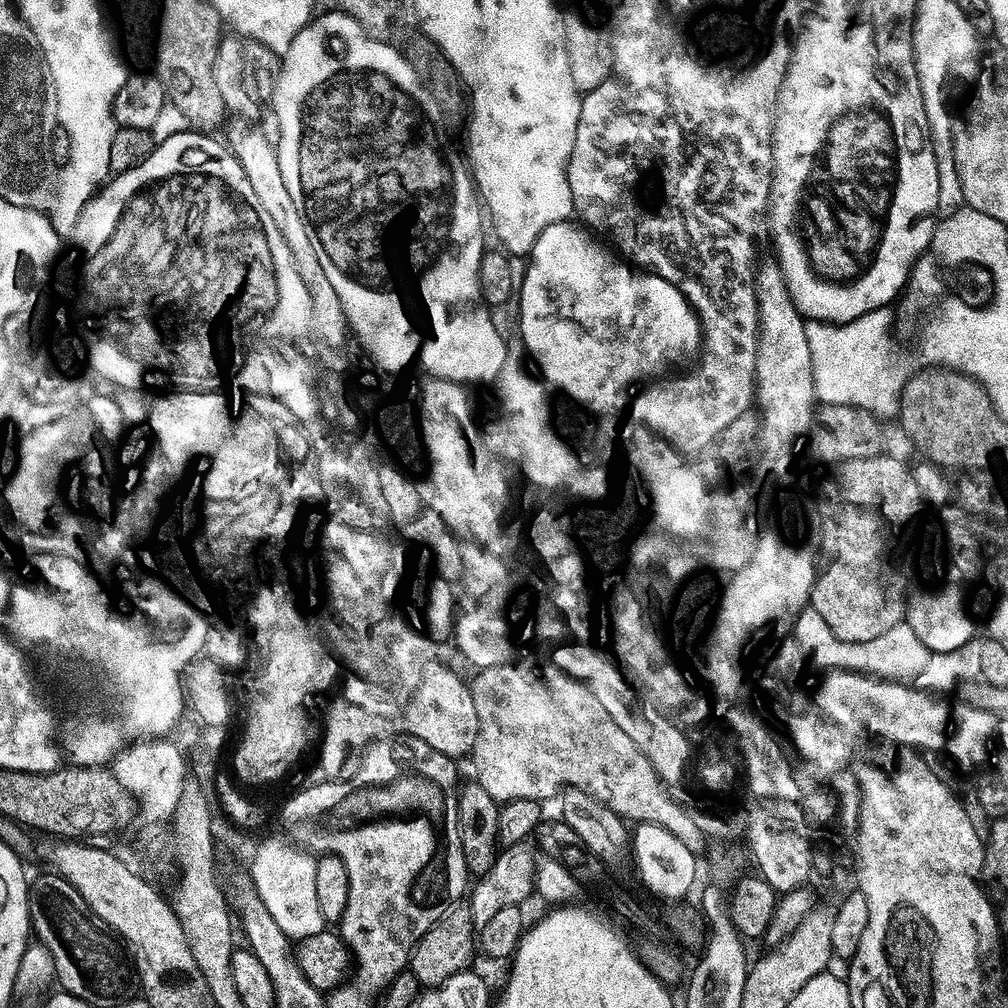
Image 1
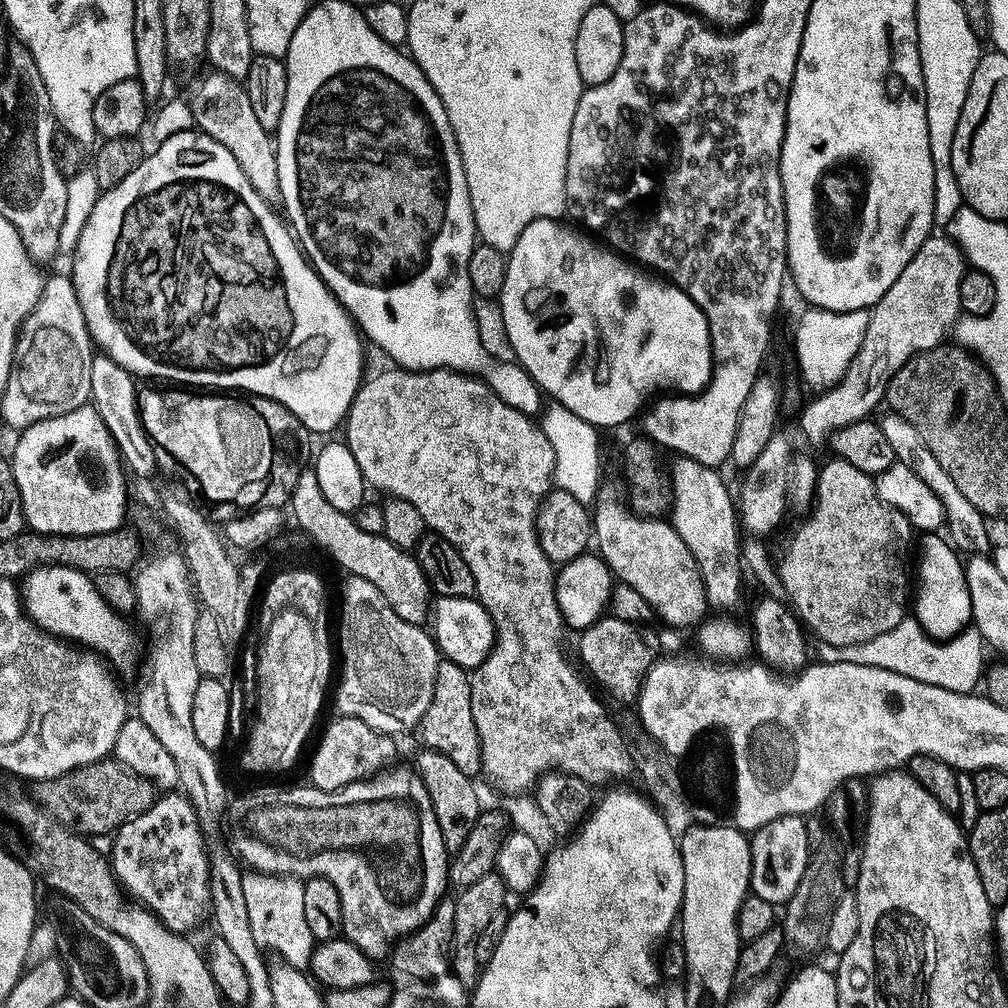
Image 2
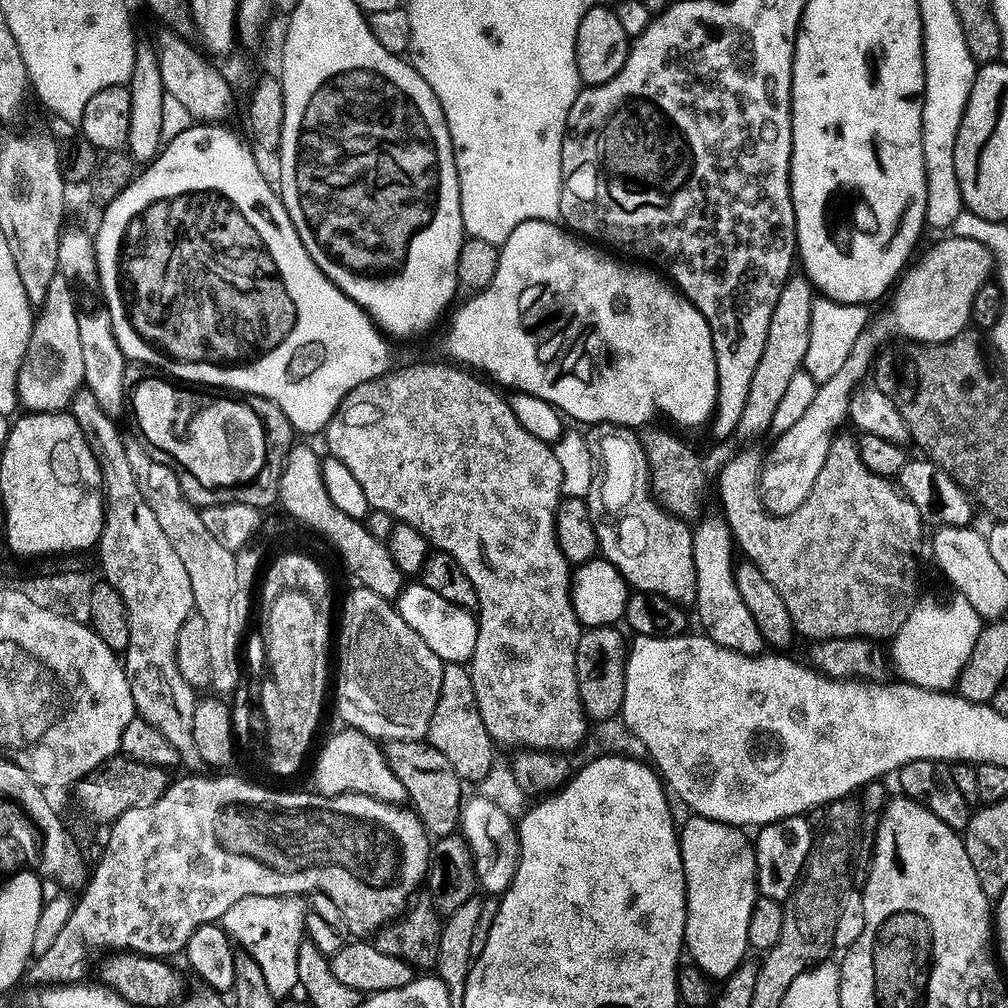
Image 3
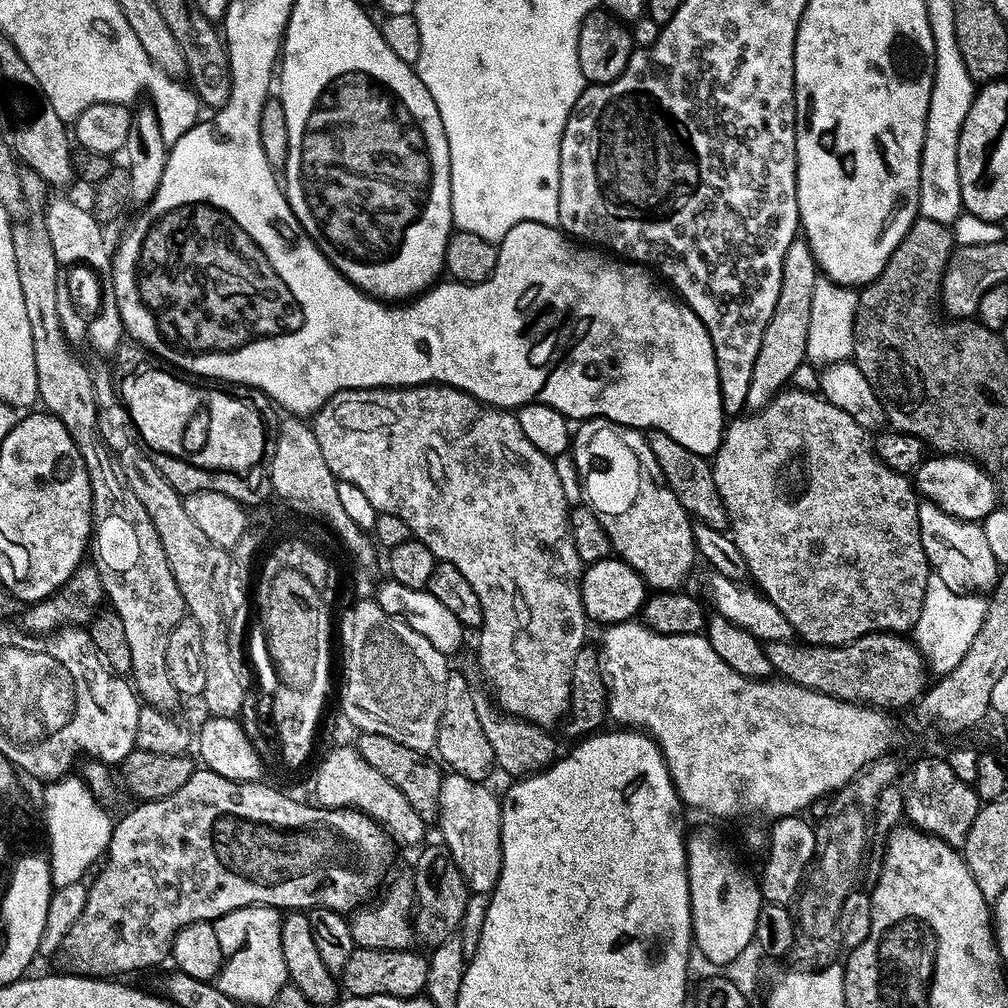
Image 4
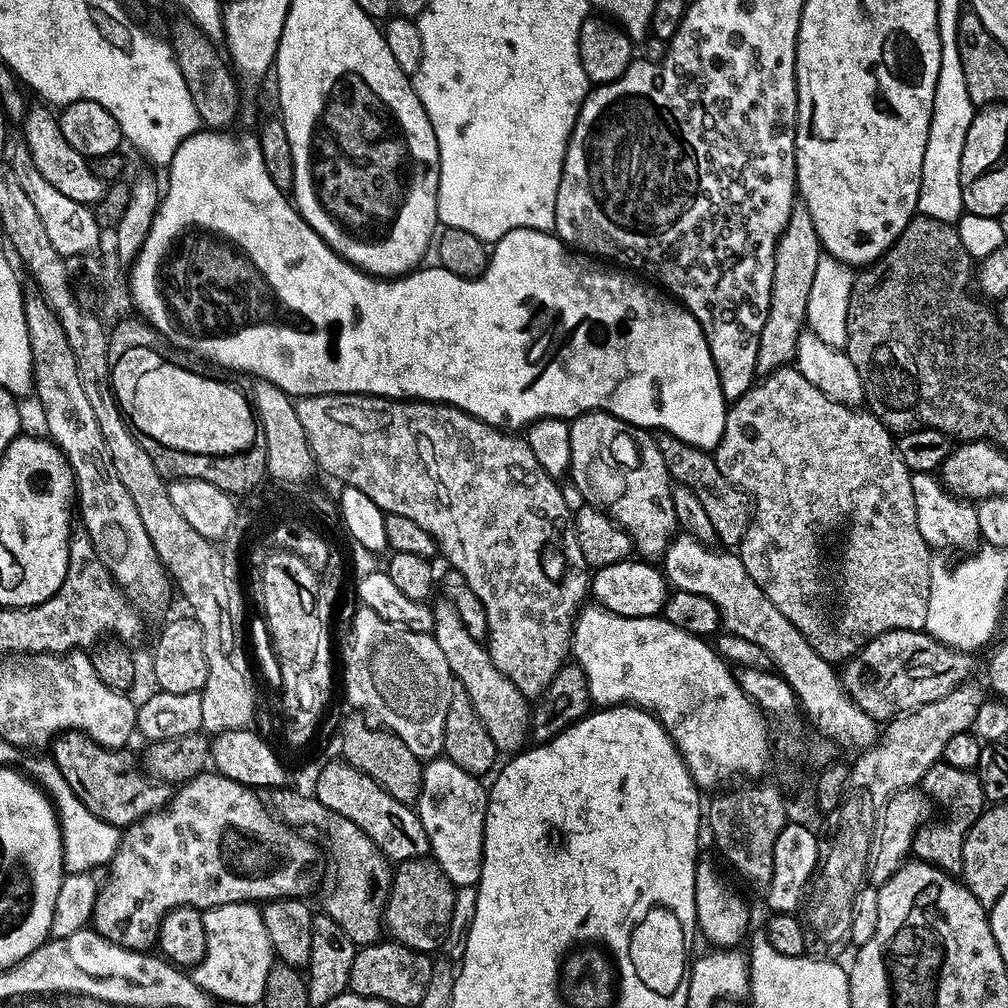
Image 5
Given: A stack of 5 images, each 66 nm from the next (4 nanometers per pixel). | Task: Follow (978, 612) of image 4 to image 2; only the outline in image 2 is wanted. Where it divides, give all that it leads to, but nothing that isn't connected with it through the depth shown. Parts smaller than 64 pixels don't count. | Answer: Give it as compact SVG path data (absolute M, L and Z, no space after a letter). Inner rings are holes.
M915 618L904 619L894 630L890 630L890 634L874 638L874 642L853 648L824 646L820 650L819 659L826 664L861 664L878 670L890 670L894 674L914 678L914 682L926 682L930 686L964 695L971 695L979 687L986 670L986 645L979 632L966 630L953 640L941 642L925 634L924 628Z

